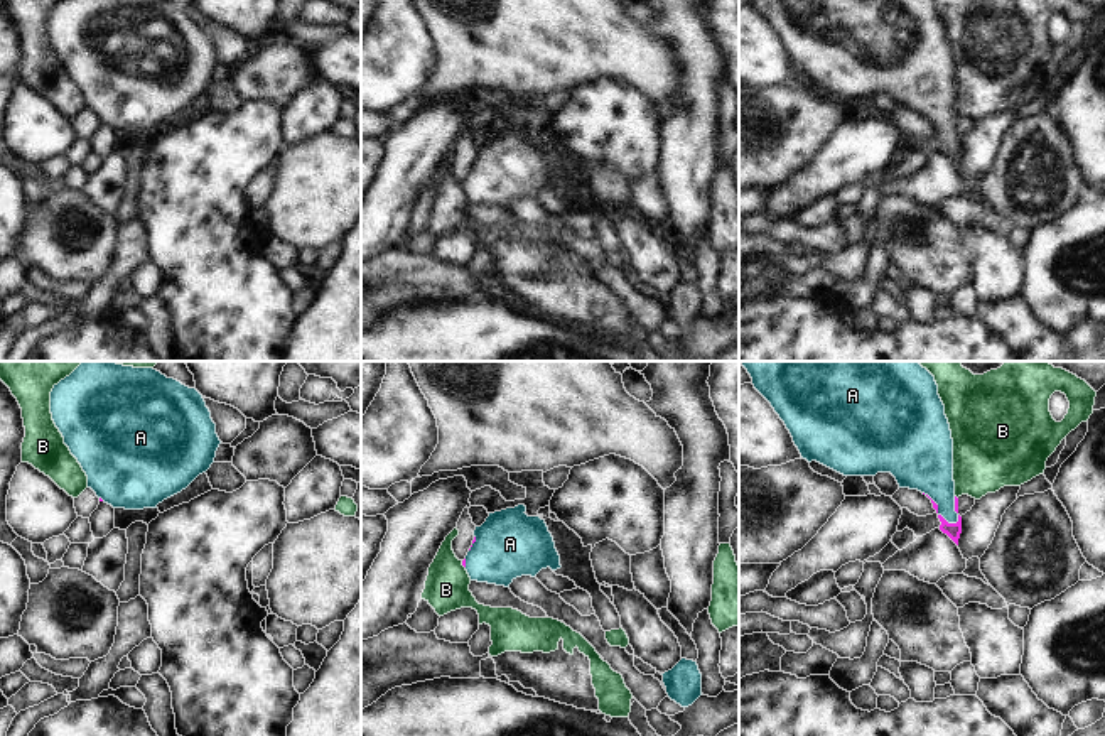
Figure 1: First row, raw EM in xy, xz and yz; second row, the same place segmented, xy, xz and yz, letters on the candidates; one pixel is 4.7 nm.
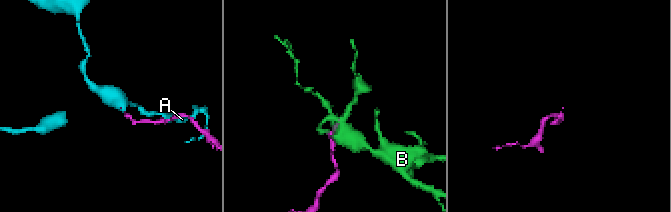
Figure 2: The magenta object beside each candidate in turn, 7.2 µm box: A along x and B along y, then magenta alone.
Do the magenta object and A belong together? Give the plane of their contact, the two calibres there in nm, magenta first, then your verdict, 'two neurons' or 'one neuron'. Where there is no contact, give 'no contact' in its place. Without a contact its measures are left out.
meets magenta in yz; 70 nm thick on the magenta side, 280 nm on the other; one neuron

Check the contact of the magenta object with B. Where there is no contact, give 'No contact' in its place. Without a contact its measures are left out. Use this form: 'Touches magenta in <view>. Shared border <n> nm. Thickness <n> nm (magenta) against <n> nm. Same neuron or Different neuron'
Touches magenta in xz. Shared border 40 nm. Thickness 20 nm (magenta) against 200 nm. Different neuron

